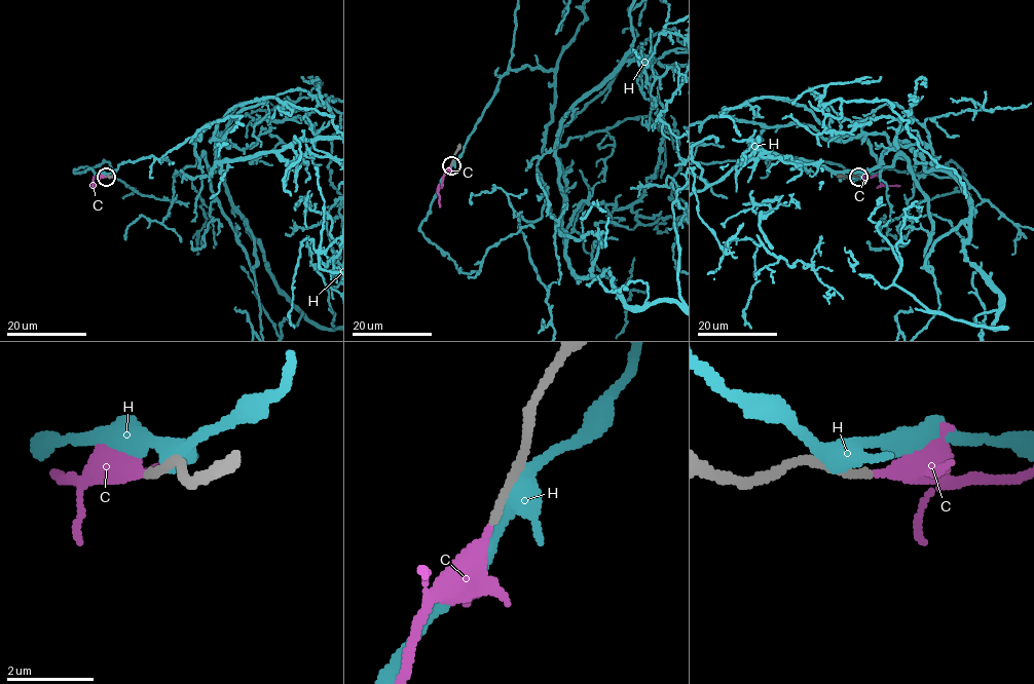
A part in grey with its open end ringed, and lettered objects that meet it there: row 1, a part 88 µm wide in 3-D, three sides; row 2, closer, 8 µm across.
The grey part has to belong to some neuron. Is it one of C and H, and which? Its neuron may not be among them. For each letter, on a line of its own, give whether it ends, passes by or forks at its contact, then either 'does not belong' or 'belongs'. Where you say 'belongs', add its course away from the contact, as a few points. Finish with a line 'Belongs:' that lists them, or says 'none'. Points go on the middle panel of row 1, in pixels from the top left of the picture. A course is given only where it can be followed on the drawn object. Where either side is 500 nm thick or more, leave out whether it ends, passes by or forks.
C: it ends; does not belong
H: it forks; does not belong
Belongs: none

